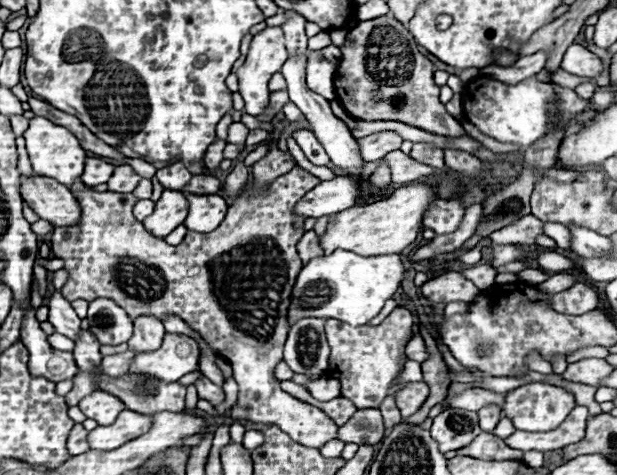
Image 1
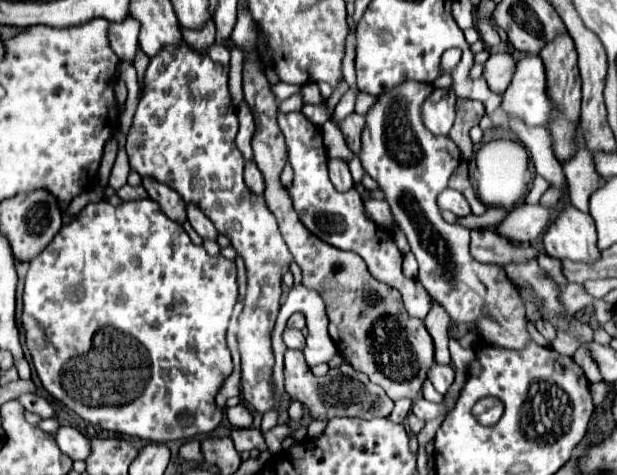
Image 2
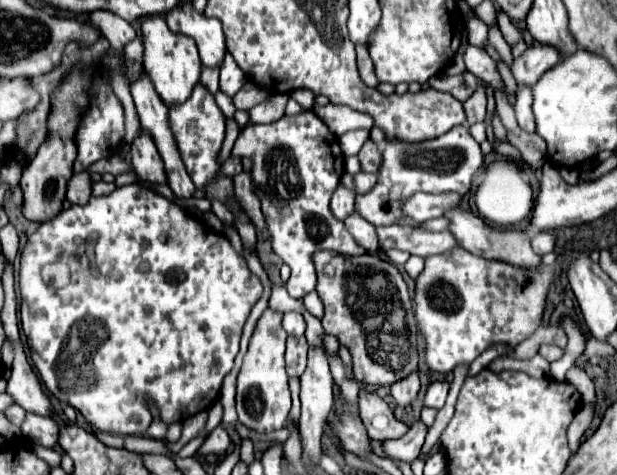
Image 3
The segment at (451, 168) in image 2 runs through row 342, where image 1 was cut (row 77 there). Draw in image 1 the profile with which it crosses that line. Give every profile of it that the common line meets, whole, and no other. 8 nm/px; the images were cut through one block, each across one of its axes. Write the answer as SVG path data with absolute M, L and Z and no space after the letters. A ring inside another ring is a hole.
M536 52L534 56L522 56L510 68L500 68L500 66L482 68L482 74L488 76L488 78L502 80L506 84L518 84L518 82L538 74L540 70L544 70L544 64L546 64L546 52Z

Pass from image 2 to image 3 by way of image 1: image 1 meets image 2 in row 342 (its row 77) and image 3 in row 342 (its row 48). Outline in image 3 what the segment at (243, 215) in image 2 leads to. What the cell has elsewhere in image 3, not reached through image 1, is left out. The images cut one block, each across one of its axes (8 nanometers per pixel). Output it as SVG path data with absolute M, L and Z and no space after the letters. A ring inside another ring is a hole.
M266 308L258 318L254 334L250 338L248 352L244 356L242 370L238 374L236 388L236 410L238 420L254 432L268 434L286 424L290 412L290 390L288 390L288 374L284 368L284 348L286 348L286 332L282 328L282 312Z

